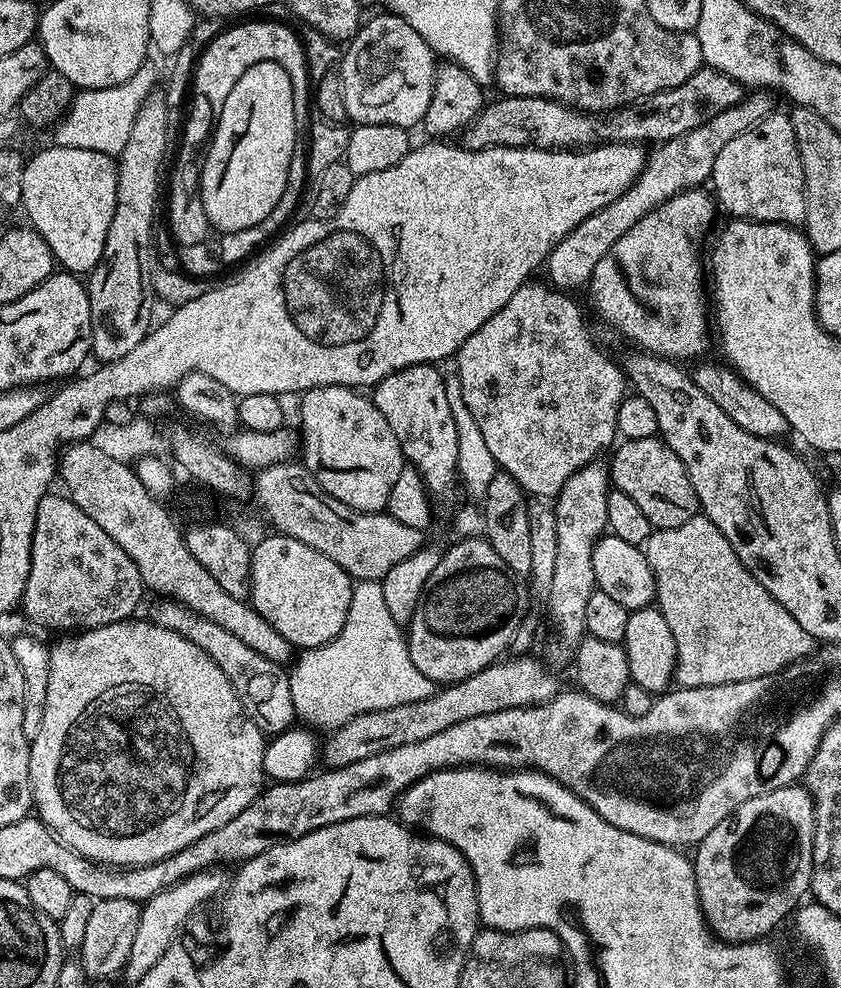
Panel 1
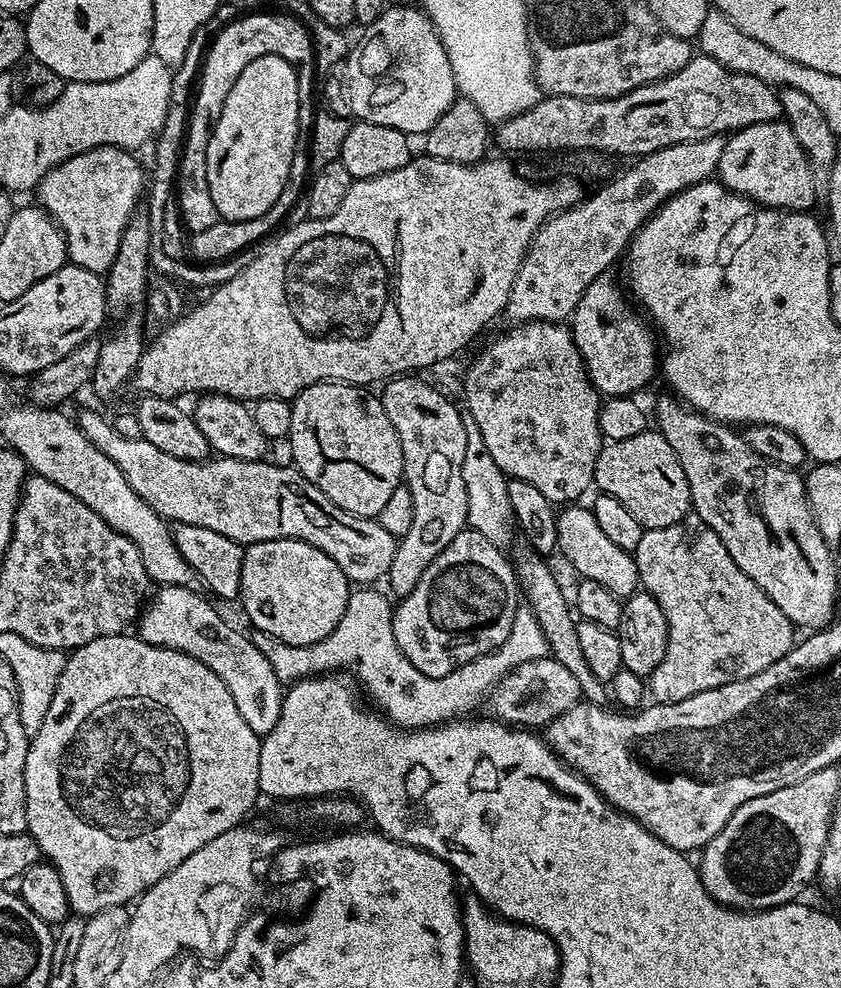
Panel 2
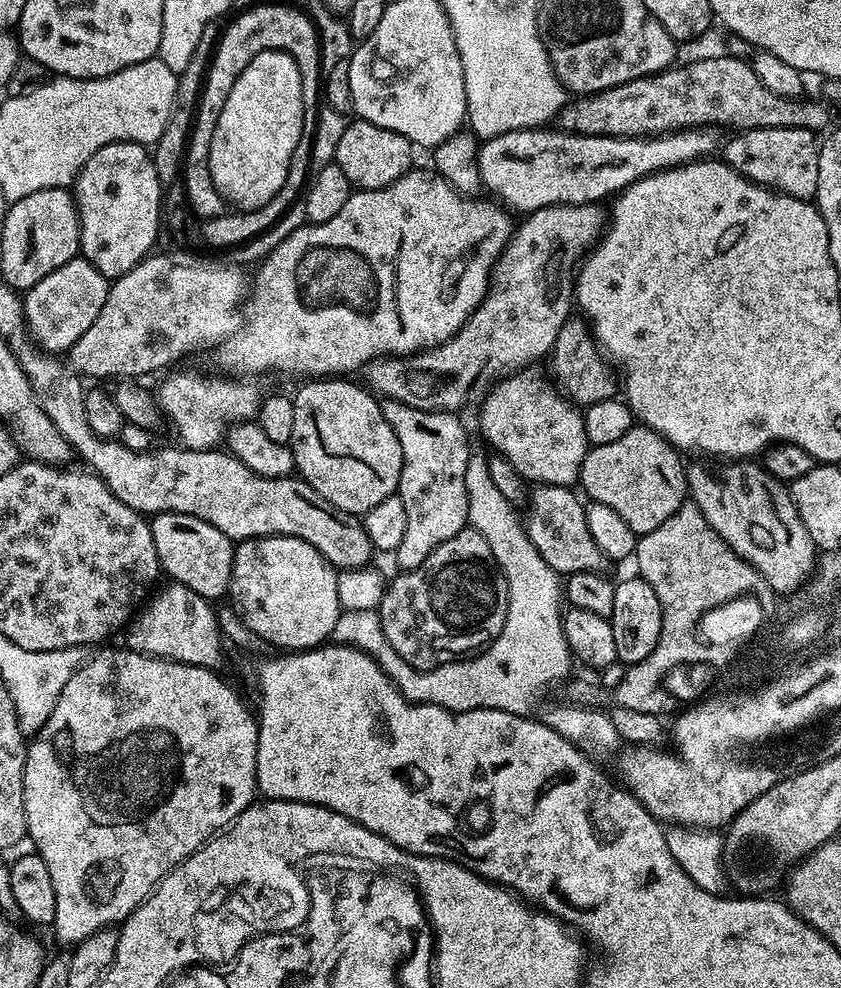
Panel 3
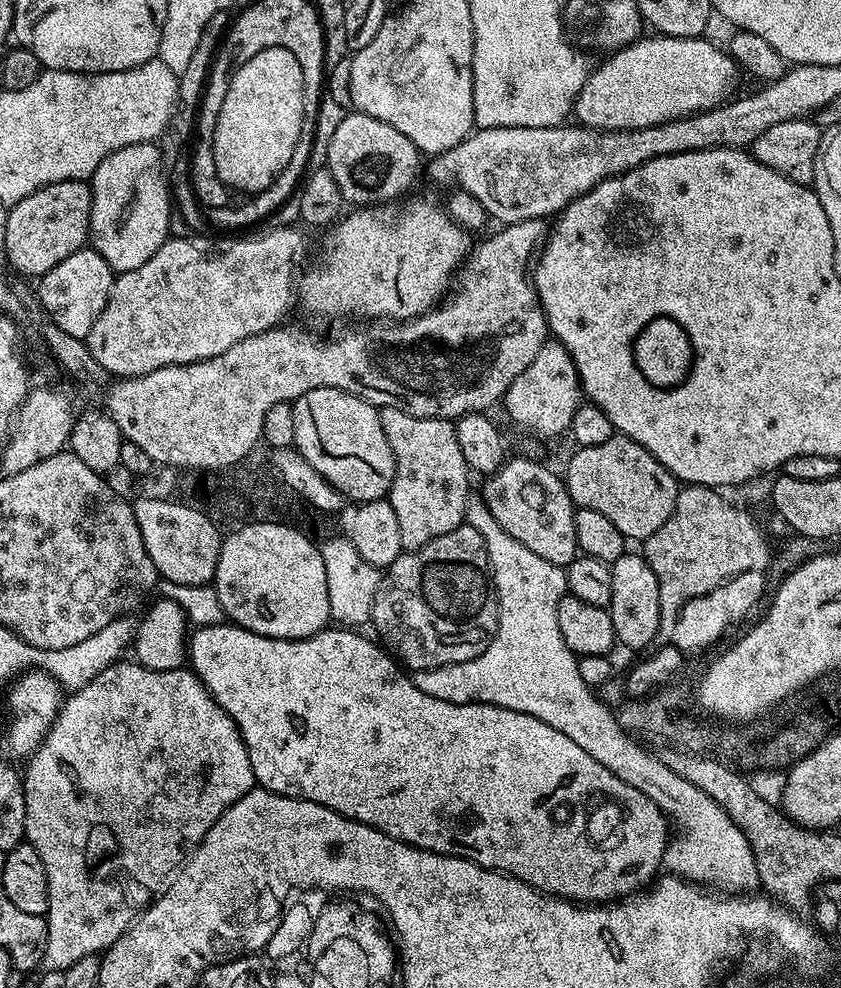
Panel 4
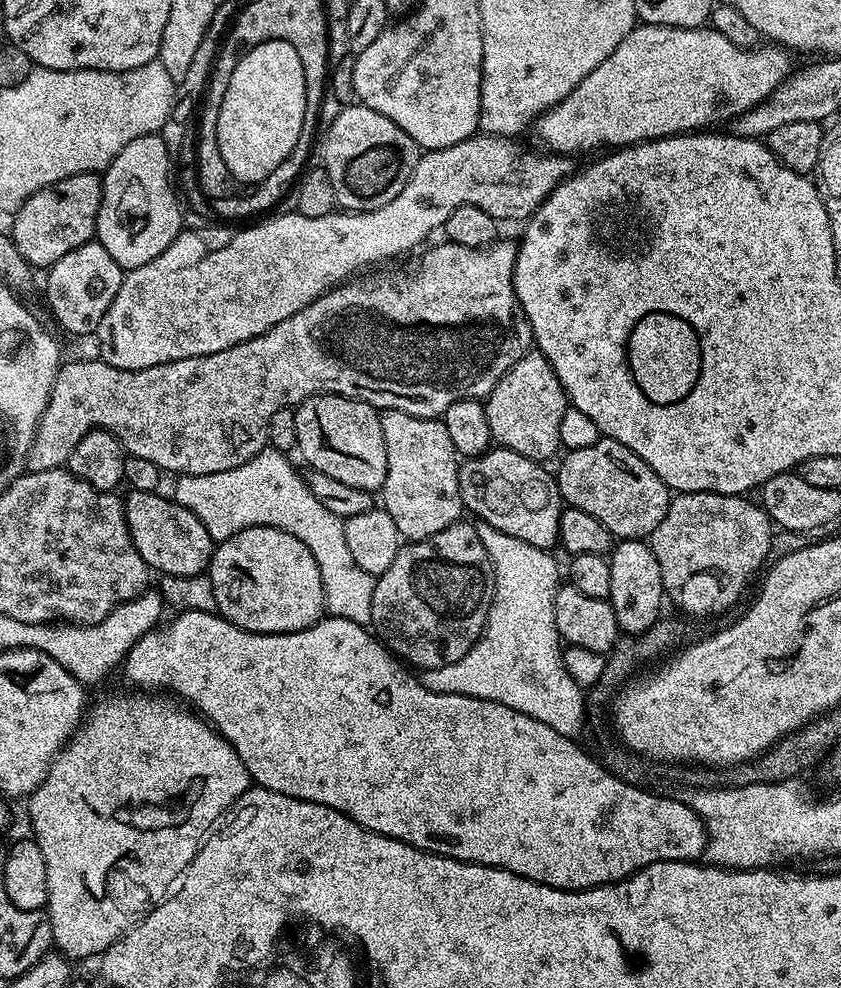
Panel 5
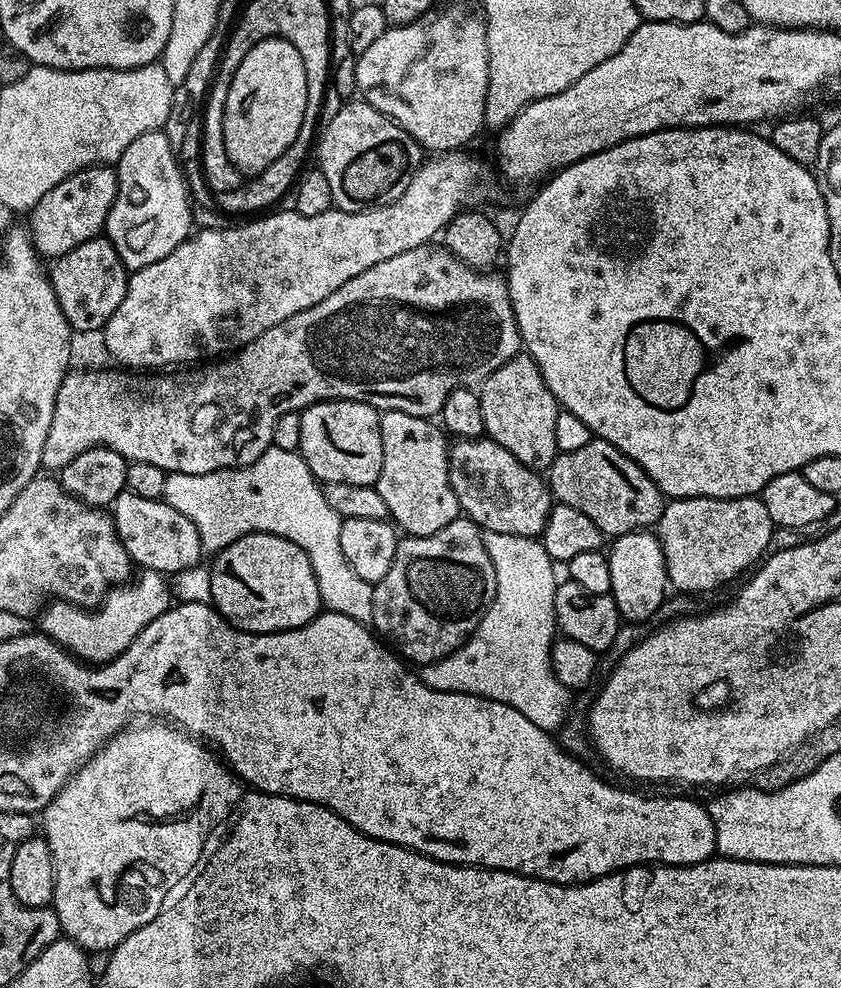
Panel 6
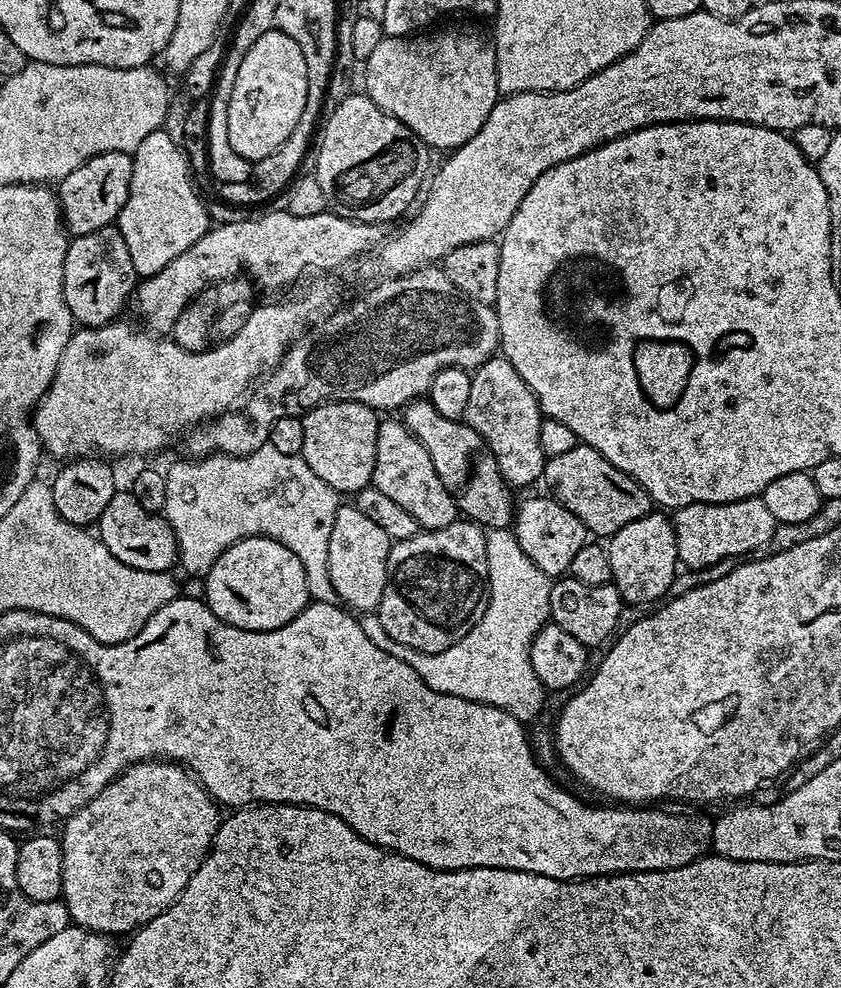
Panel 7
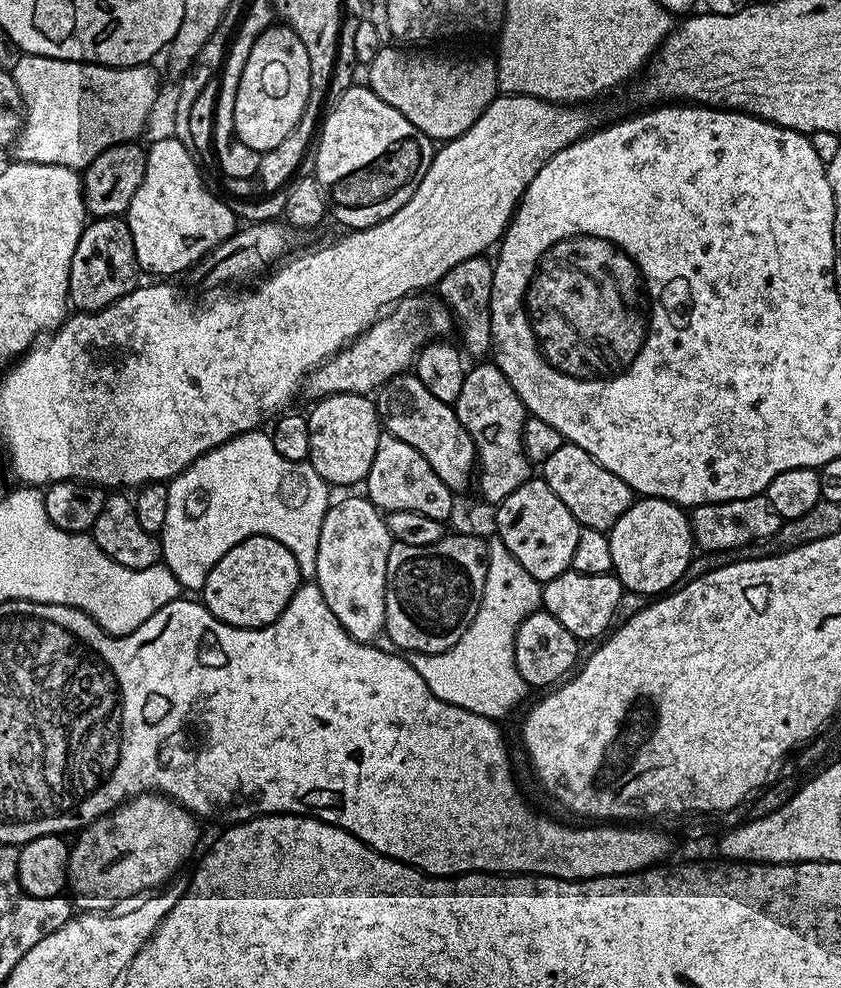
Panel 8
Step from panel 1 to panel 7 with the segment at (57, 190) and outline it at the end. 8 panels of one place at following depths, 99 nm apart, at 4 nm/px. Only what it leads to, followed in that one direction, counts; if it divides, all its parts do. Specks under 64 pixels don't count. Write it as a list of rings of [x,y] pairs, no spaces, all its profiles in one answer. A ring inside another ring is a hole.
[[[168,132],[146,134],[131,158],[130,194],[120,211],[118,227],[122,238],[126,238],[126,250],[130,250],[130,262],[134,262],[136,275],[143,278],[158,274],[158,270],[174,262],[178,254],[190,250],[190,246],[208,232],[210,219],[208,204],[200,201],[192,185],[194,177],[188,167],[188,157]]]

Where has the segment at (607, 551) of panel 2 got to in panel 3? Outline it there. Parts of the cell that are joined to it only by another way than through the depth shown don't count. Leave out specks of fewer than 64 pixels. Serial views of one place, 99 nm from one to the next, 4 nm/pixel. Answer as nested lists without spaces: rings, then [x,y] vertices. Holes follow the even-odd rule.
[[[553,484],[533,487],[527,501],[528,513],[523,513],[522,516],[524,529],[534,542],[538,554],[546,558],[546,562],[556,573],[604,572],[610,562],[604,557],[602,550],[598,550],[594,538],[590,538],[590,530],[586,530],[585,505],[580,504],[581,497],[576,497],[572,491],[571,487],[563,488]]]

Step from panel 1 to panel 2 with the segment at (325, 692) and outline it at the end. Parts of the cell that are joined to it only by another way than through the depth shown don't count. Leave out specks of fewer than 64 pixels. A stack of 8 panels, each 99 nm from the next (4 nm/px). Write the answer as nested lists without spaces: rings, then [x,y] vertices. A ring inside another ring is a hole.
[[[360,586],[349,591],[346,610],[342,618],[338,618],[338,626],[334,626],[334,630],[326,634],[322,642],[297,648],[291,648],[288,644],[274,646],[270,634],[255,630],[247,633],[248,638],[266,656],[282,682],[295,682],[305,680],[308,676],[343,670],[354,677],[366,696],[368,691],[369,698],[377,704],[373,705],[387,719],[409,730],[439,726],[461,717],[475,704],[483,705],[492,687],[507,672],[522,662],[549,655],[546,636],[538,624],[538,618],[529,607],[520,606],[514,614],[514,626],[510,626],[510,634],[506,634],[506,642],[502,642],[502,646],[450,670],[450,674],[442,678],[430,678],[430,674],[422,674],[422,670],[418,670],[418,666],[414,666],[414,662],[402,654],[392,629],[393,601],[376,590],[372,586]]]

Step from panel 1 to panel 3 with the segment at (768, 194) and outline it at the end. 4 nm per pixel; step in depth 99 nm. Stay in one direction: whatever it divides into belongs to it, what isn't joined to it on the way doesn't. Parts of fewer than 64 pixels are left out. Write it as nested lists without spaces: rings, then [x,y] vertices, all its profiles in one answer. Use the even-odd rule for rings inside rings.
[[[745,128],[735,133],[732,141],[725,143],[722,148],[722,159],[729,164],[738,174],[742,174],[747,180],[753,180],[755,184],[761,184],[764,188],[770,188],[774,192],[785,192],[787,196],[793,196],[799,200],[811,201],[818,190],[818,147],[817,133],[801,128]]]

